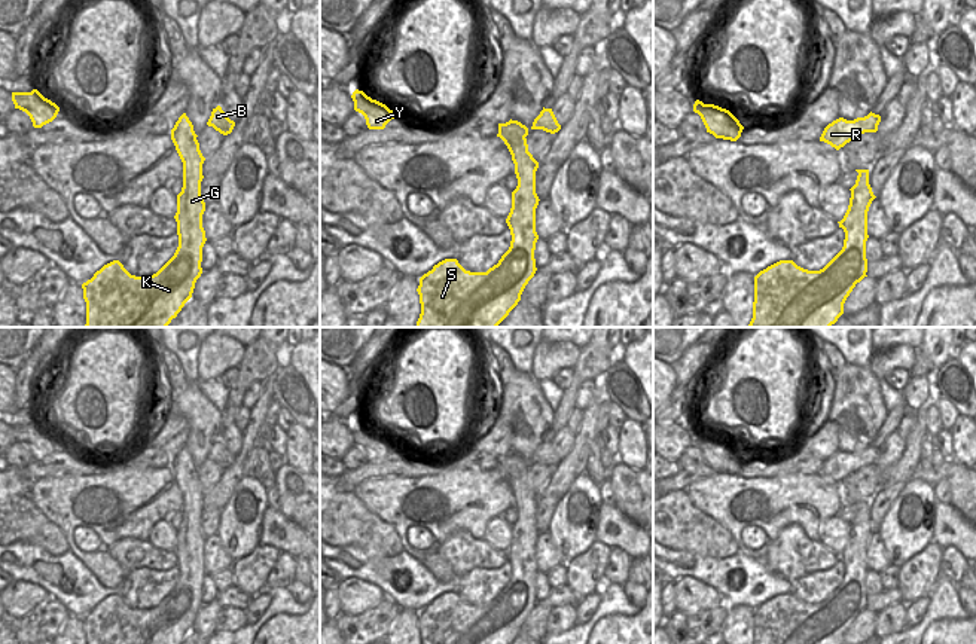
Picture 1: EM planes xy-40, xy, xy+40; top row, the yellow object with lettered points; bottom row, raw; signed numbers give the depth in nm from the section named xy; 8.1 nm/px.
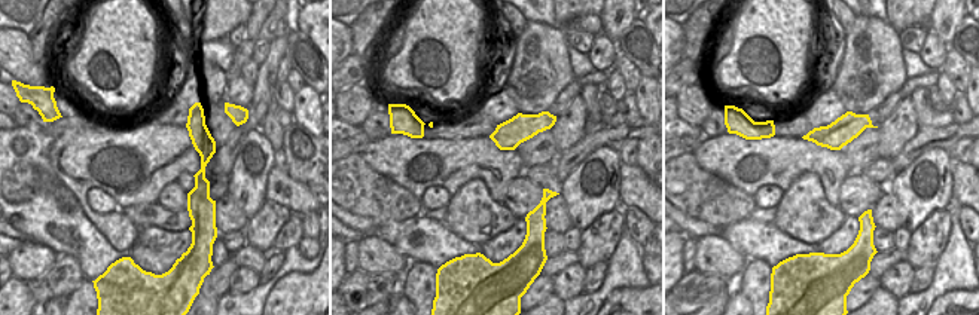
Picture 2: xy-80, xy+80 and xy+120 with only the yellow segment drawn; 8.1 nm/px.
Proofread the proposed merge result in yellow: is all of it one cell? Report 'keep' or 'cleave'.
cleave

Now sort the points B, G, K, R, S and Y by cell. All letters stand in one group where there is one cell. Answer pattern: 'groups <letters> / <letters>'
groups B R Y / G K S

